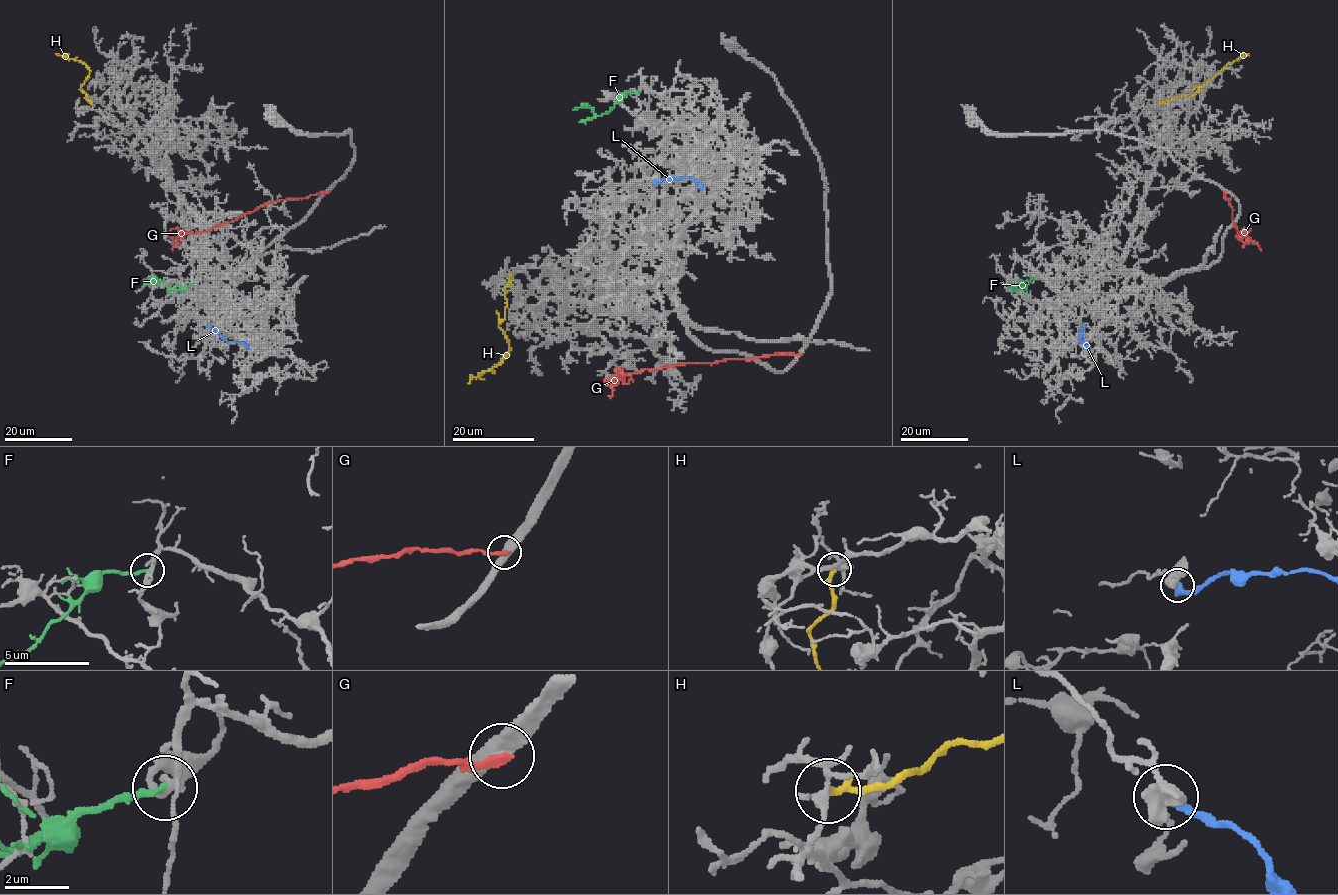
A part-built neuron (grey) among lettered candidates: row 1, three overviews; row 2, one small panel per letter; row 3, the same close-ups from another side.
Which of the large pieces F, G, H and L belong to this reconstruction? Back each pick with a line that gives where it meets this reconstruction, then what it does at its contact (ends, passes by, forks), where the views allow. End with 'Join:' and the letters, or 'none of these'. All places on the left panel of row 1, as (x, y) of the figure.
Join: none of these

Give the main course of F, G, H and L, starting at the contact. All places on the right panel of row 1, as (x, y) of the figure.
F: (1008, 283), (1016, 290), (1027, 287), (1028, 281), (1022, 280), (1023, 285)
G: (1225, 191), (1237, 232), (1255, 242), (1261, 250)
H: (1159, 102), (1182, 95), (1194, 95), (1233, 61), (1248, 53)
L: (1082, 327), (1080, 342), (1089, 346)

